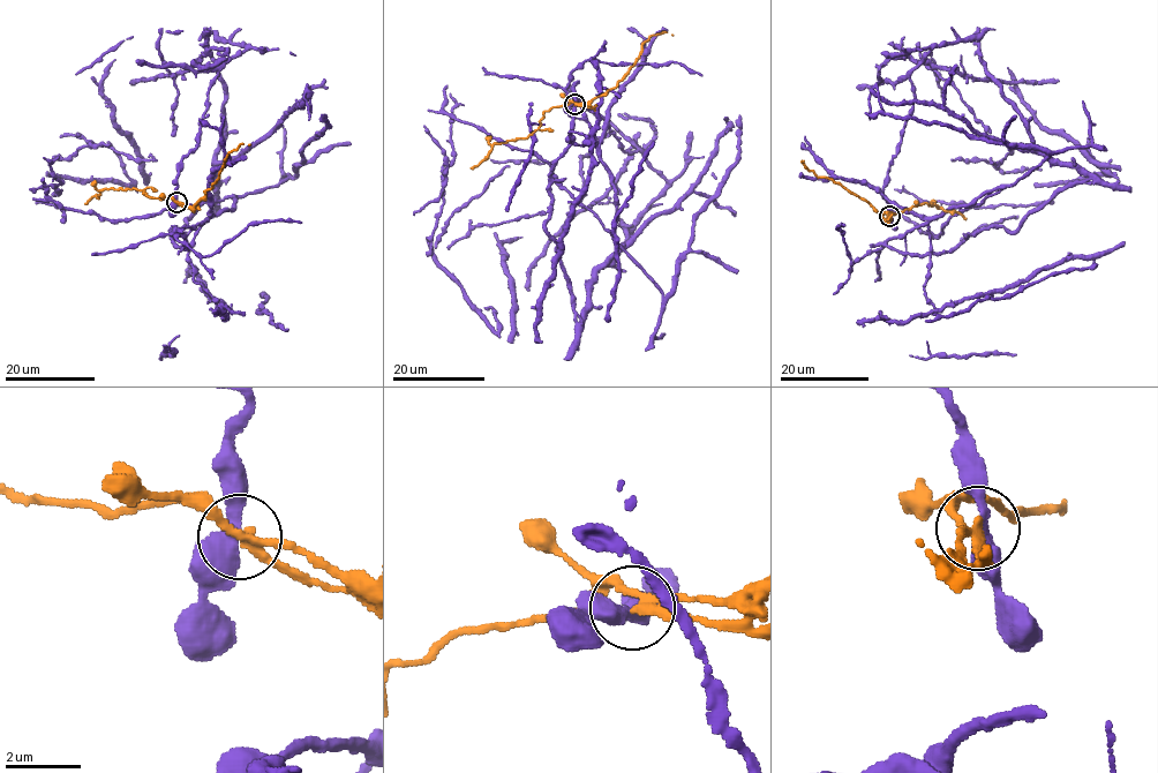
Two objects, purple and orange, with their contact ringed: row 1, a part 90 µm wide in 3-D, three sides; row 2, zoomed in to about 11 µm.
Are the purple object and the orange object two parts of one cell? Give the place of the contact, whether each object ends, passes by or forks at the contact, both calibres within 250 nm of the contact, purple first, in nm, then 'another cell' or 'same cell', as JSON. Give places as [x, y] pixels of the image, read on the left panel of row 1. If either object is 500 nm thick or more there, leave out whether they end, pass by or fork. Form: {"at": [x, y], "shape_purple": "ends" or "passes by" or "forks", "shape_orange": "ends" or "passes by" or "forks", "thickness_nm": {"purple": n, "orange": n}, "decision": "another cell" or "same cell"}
{"at": [177, 202], "shape_purple": "passes by", "shape_orange": "forks", "thickness_nm": {"purple": 400, "orange": 190}, "decision": "another cell"}

